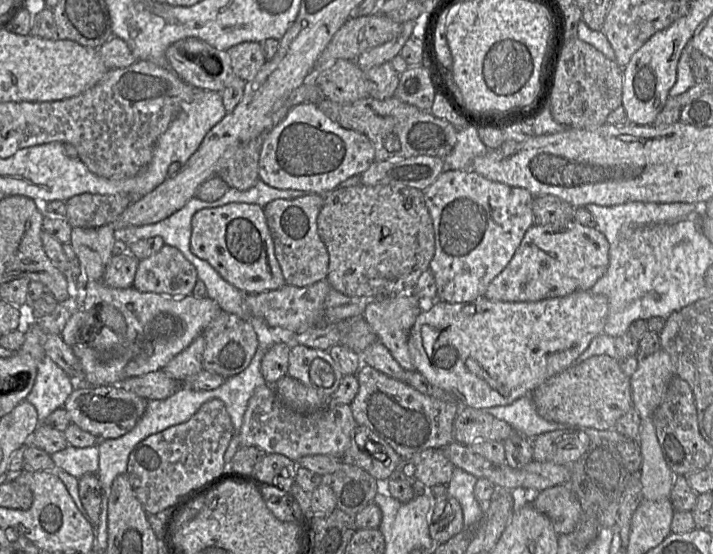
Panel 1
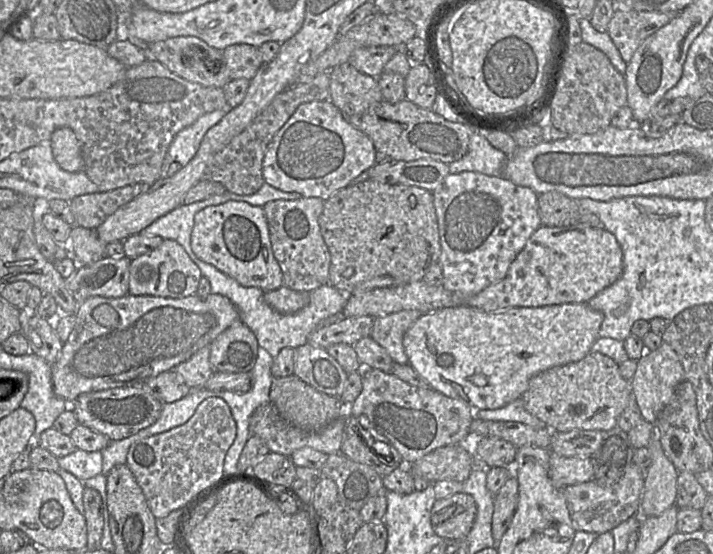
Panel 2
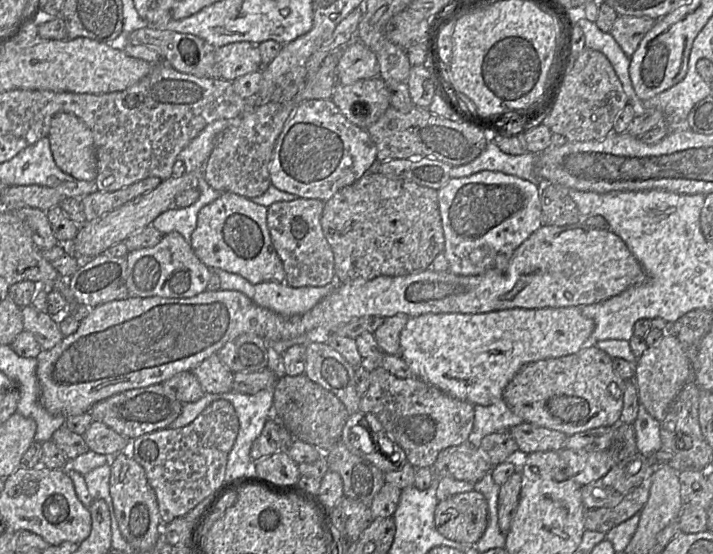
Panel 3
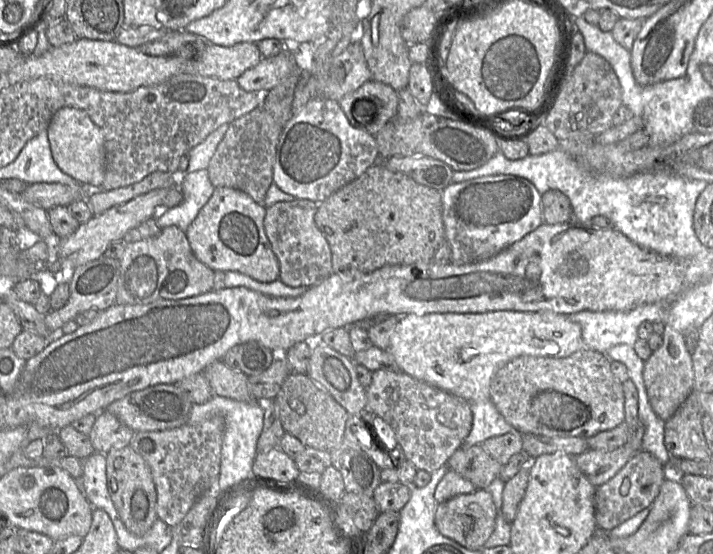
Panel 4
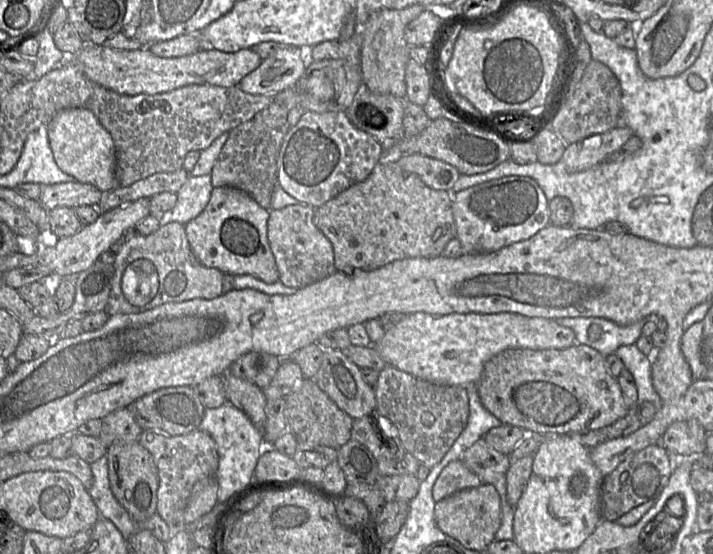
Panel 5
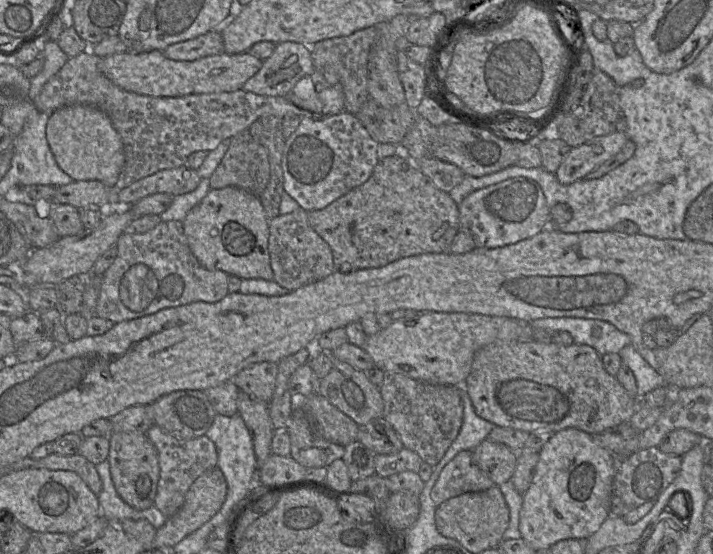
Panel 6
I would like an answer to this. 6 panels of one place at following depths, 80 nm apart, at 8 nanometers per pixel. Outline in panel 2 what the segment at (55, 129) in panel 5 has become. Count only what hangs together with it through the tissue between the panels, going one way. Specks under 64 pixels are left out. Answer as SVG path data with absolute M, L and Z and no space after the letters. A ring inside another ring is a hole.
M56 129L50 138L52 153L58 165L67 172L79 172L85 168L79 141L72 129Z

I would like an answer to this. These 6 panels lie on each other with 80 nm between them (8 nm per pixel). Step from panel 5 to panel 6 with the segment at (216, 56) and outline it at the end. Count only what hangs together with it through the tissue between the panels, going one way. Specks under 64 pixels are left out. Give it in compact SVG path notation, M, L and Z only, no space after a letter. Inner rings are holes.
M160 50L117 53L101 58L101 71L115 85L129 92L154 97L234 92L243 88L245 82L261 69L264 61L249 51L211 55L194 61L175 61Z

